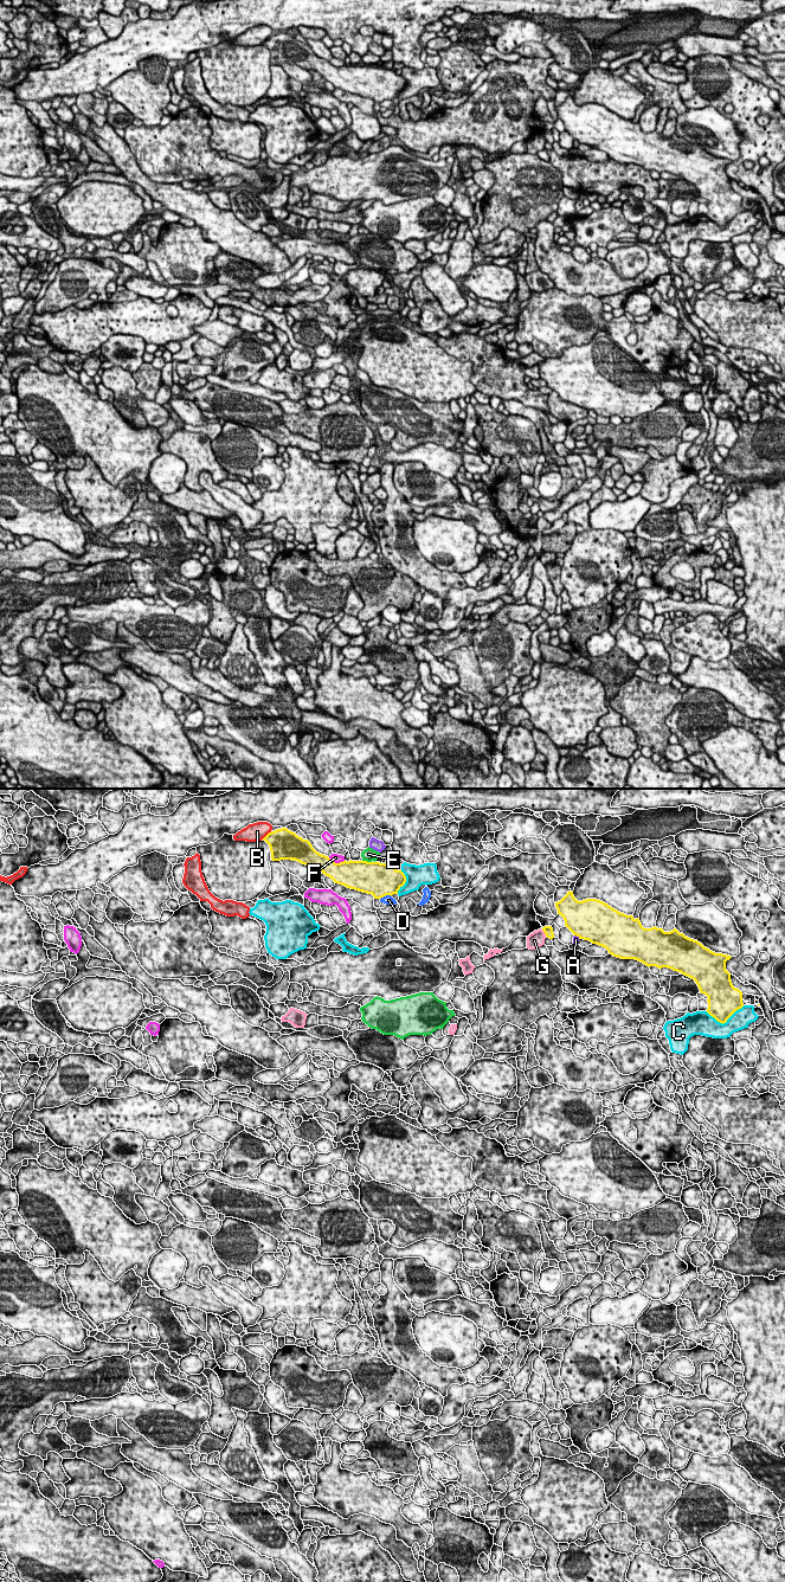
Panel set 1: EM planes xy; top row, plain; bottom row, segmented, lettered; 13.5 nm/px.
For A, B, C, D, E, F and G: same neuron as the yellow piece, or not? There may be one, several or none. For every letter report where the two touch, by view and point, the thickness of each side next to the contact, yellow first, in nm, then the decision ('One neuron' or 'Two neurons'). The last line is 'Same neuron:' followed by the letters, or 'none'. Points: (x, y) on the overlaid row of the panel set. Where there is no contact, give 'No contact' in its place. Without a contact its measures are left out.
A: Touches yellow at xy (577, 936). Thickness 500 nm (yellow) against 90 nm. Two neurons
B: Touches yellow at xy (268, 834). Thickness 400 nm (yellow) against 240 nm. Two neurons
C: Touches yellow at xy (725, 1022). Thickness 380 nm (yellow) against 280 nm. Two neurons
D: Touches yellow at xy (385, 895). Thickness 460 nm (yellow) against 130 nm. Two neurons
E: Touches yellow at xy (366, 861). Thickness 440 nm (yellow) against 170 nm. Two neurons
F: Touches yellow at xy (336, 863). Thickness 360 nm (yellow) against 120 nm. Two neurons
G: Touches yellow at xy (545, 933). Thickness 130 nm (yellow) against 220 nm. Two neurons
Same neuron: none

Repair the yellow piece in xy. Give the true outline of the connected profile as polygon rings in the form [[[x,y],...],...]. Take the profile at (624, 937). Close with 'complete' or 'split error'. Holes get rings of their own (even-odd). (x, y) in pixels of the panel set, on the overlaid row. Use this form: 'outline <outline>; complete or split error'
outline [[[573,892],[555,902],[558,914],[565,920],[565,926],[579,939],[605,947],[610,954],[620,959],[635,959],[646,966],[658,969],[668,967],[691,978],[697,984],[700,992],[708,999],[707,1012],[720,1023],[727,1020],[744,1007],[742,992],[734,988],[731,973],[726,970],[726,962],[732,957],[715,953],[704,947],[697,940],[686,937],[676,928],[664,932],[663,928],[644,928],[638,919],[626,915],[597,899],[578,901]]]; complete

